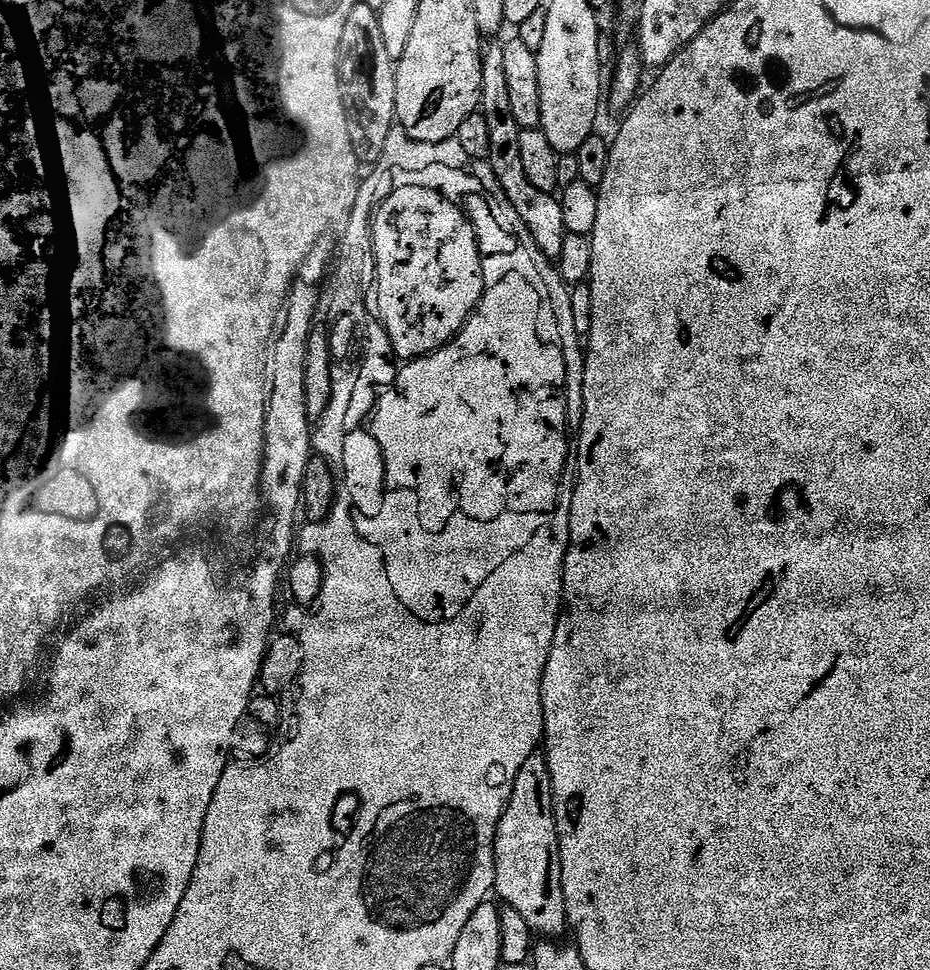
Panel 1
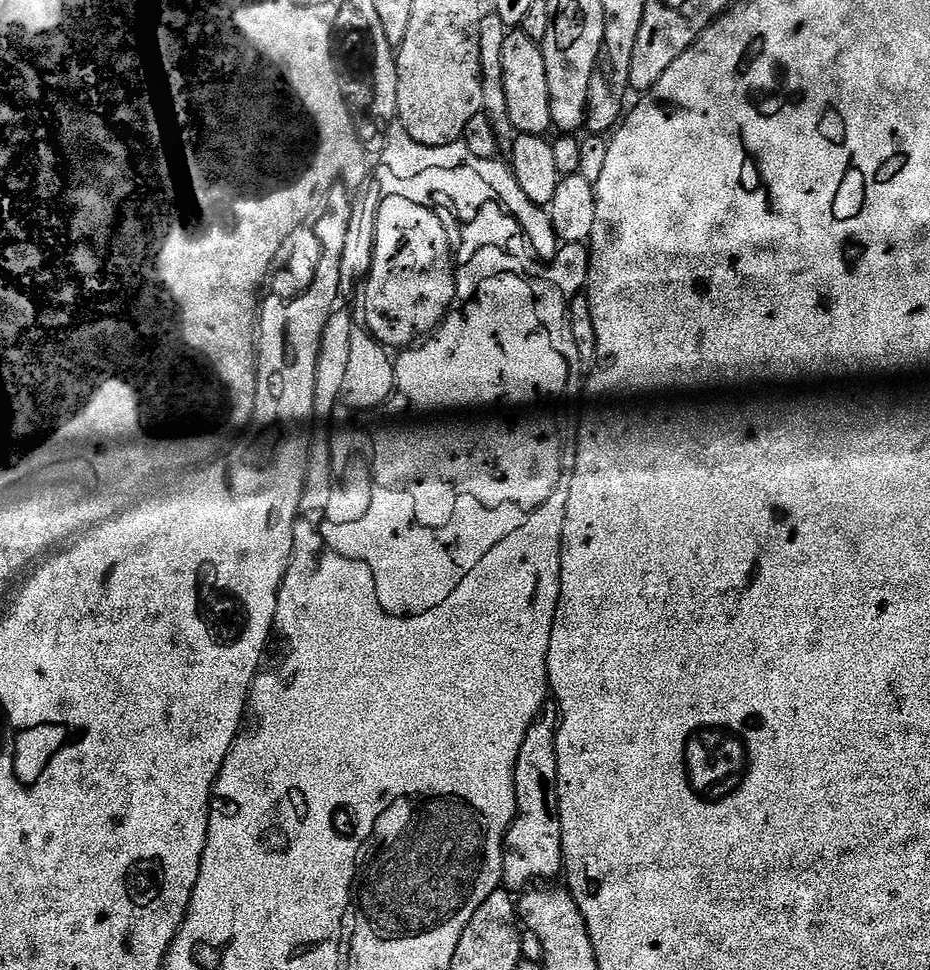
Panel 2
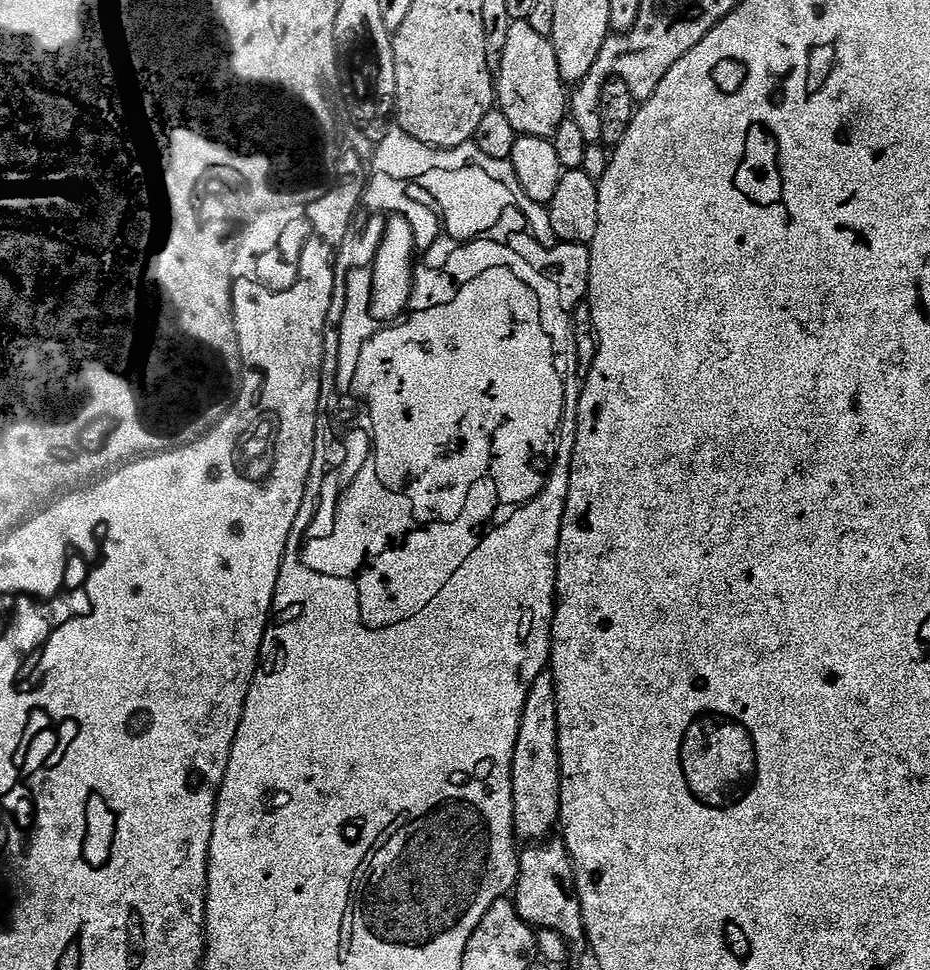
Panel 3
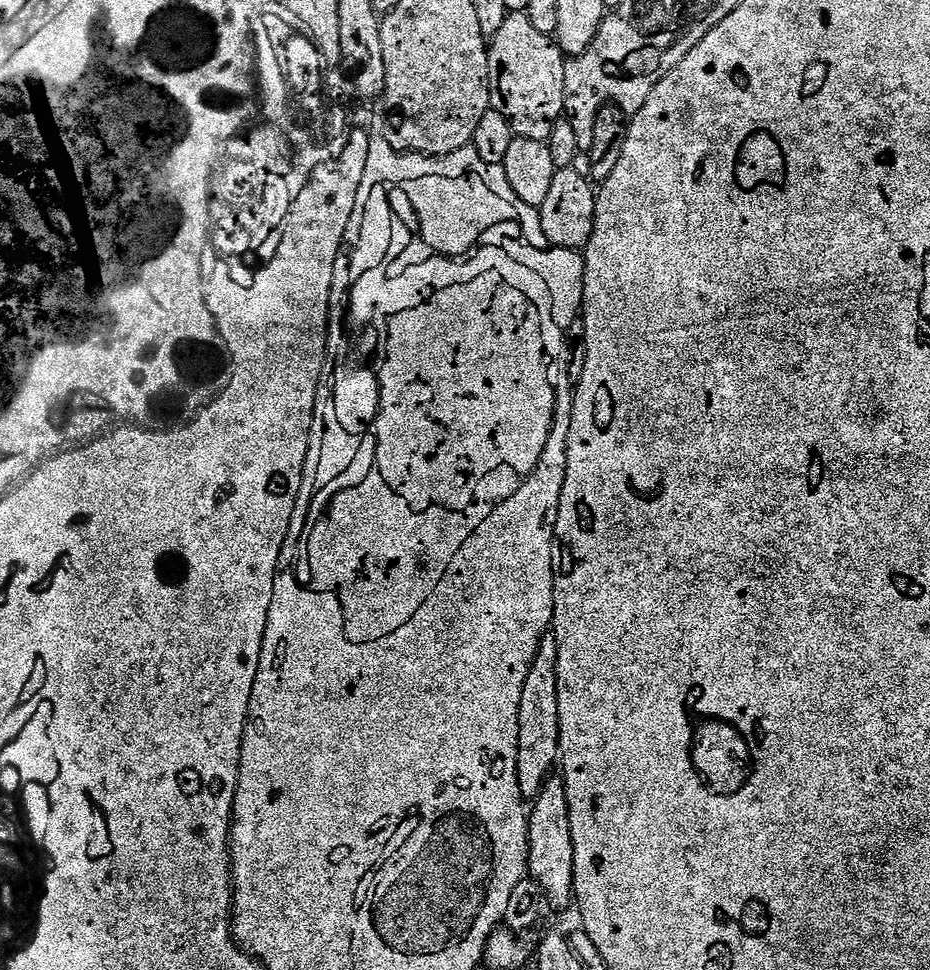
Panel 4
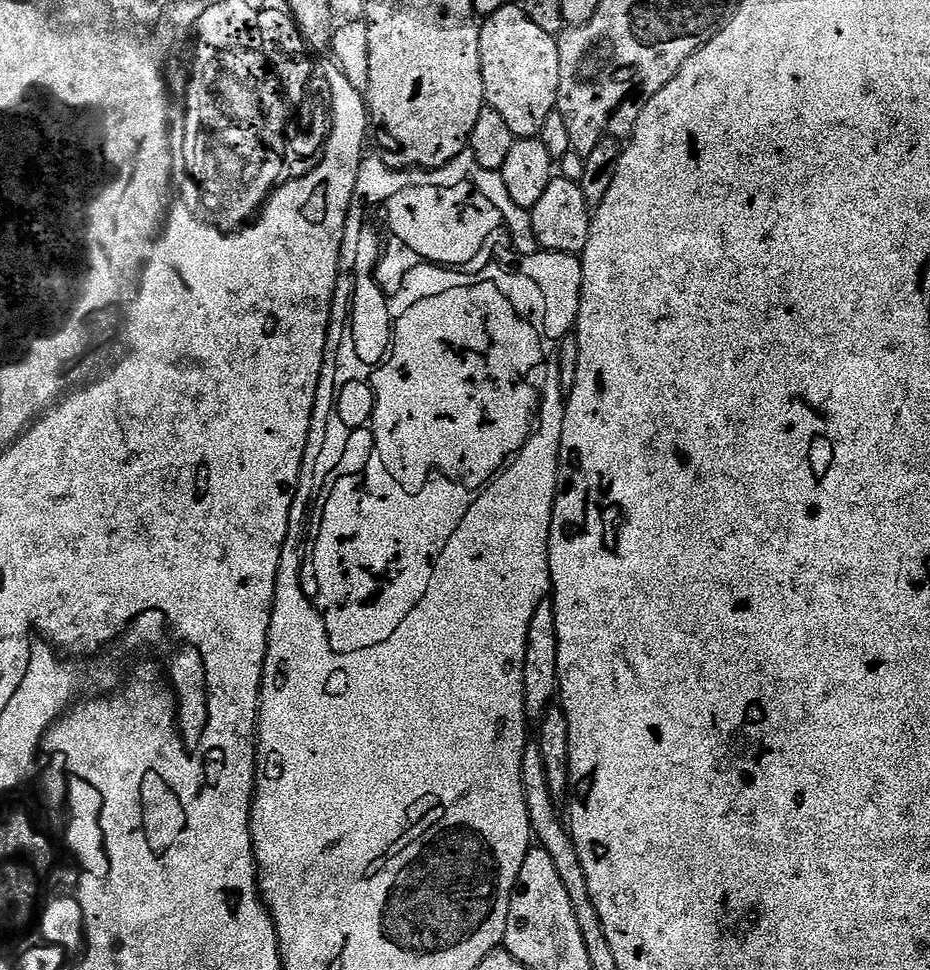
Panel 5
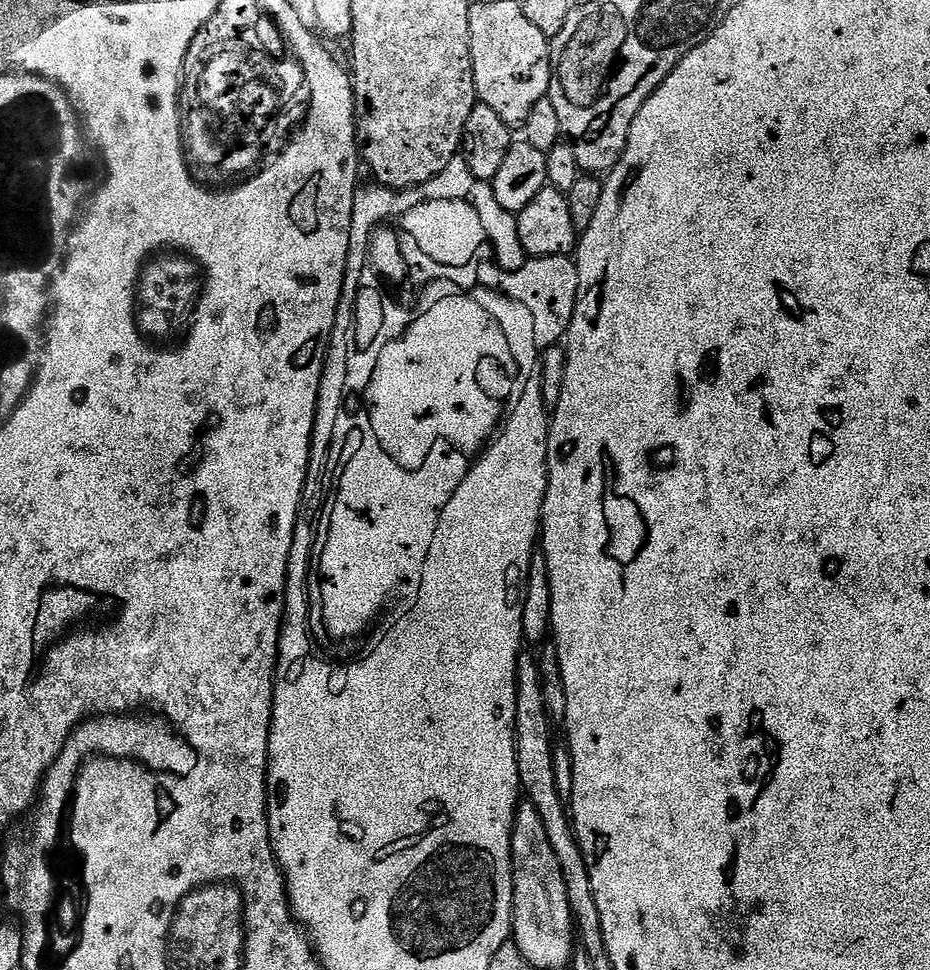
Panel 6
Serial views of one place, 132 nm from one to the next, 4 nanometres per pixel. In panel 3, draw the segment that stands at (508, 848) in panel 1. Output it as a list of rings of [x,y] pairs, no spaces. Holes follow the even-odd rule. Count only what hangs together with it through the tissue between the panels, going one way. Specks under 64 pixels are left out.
[[[548,670],[534,678],[530,694],[526,694],[522,726],[514,746],[512,801],[516,835],[521,841],[540,842],[553,835],[552,827],[555,829],[560,823],[560,751],[556,683]]]

